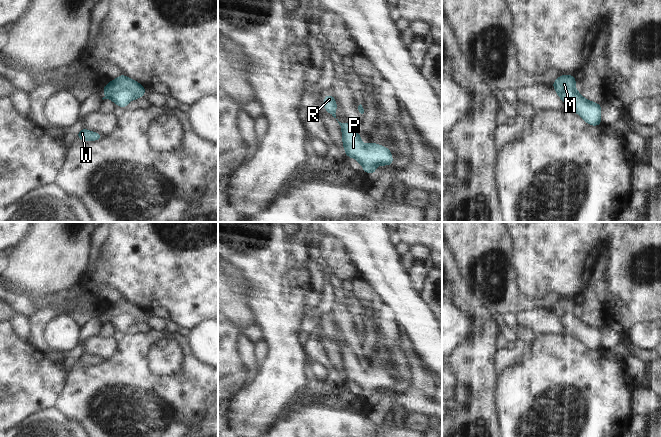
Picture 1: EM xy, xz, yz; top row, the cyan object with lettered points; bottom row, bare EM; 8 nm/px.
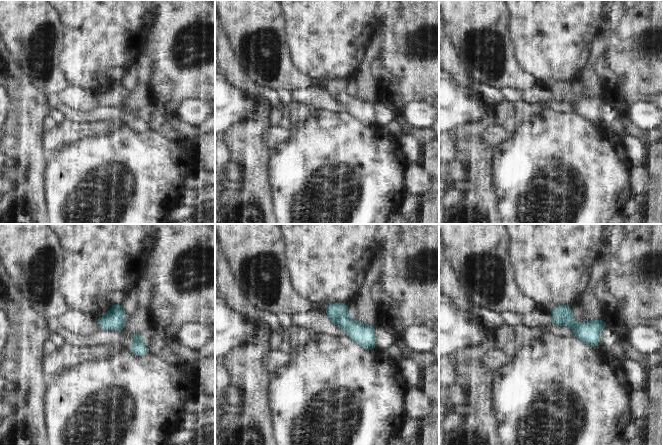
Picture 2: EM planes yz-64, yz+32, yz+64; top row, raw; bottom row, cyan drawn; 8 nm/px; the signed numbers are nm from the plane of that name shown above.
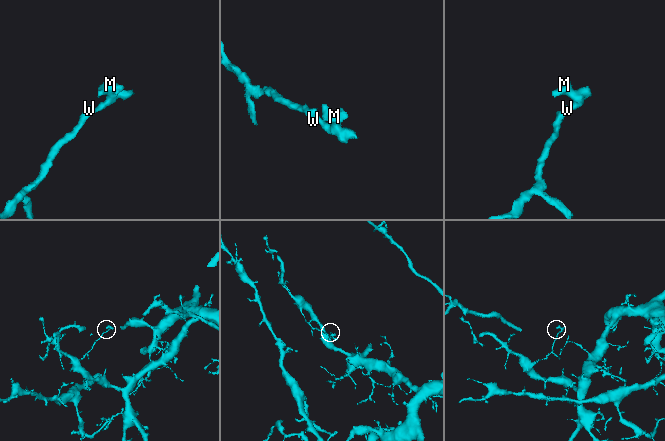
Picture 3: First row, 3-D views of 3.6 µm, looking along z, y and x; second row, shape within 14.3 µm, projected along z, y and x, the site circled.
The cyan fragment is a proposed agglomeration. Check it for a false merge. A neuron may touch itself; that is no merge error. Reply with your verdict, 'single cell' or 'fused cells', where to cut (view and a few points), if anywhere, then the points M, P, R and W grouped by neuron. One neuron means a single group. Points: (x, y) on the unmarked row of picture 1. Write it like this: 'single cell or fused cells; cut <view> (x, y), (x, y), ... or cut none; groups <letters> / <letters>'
single cell; cut none; groups M P R W

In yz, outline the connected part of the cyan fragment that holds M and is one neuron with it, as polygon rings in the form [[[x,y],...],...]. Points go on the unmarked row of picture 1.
[[[561,299],[552,308],[559,322],[576,336],[587,348],[601,349],[601,328],[584,322],[575,312],[576,302],[572,299]]]

